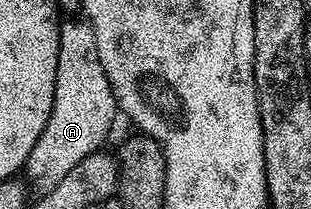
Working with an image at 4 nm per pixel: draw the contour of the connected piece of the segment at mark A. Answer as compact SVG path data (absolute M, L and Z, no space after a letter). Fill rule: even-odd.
M84 19L65 20L60 27L54 107L38 143L34 143L34 151L30 151L26 173L45 187L56 186L74 167L103 146L100 144L107 139L115 117L118 117L116 96L102 67L91 25Z

